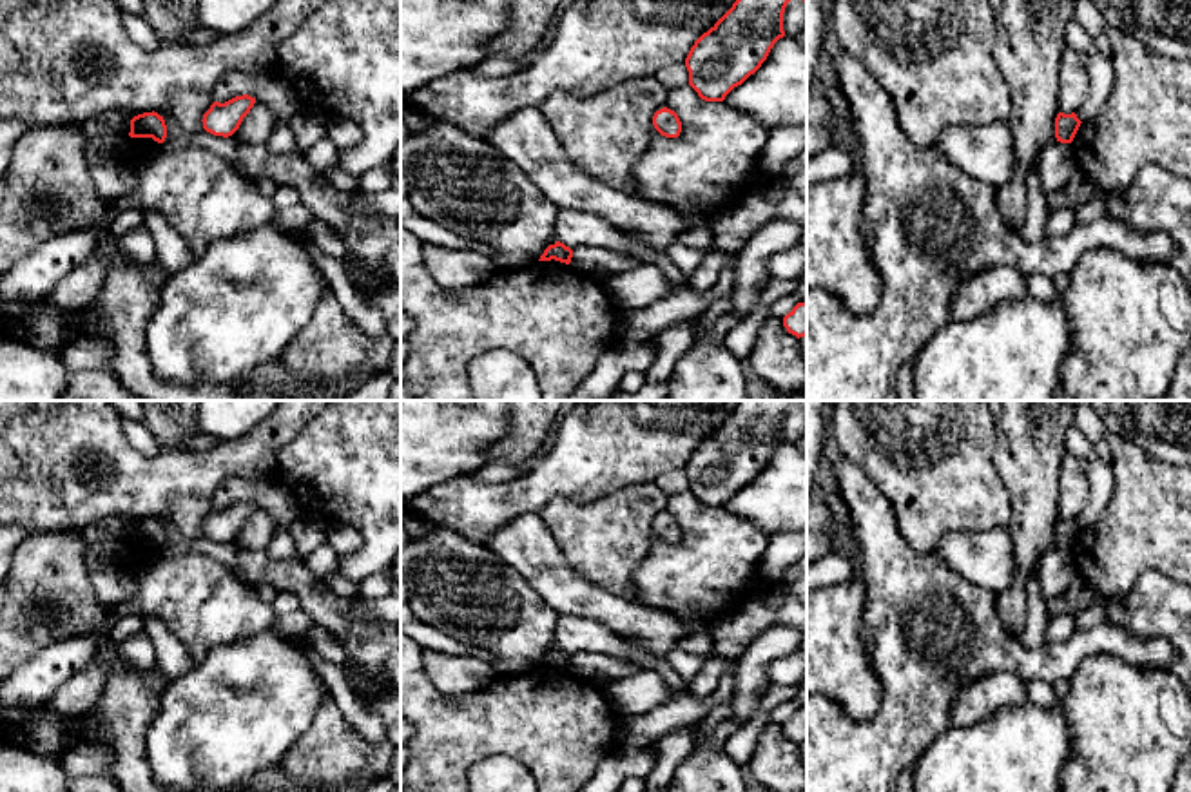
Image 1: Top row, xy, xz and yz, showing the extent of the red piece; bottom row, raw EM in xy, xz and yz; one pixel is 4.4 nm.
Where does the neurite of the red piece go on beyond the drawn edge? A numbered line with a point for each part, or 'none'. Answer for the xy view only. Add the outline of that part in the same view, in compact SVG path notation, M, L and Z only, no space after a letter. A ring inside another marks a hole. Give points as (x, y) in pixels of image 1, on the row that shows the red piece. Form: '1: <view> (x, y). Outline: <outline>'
none

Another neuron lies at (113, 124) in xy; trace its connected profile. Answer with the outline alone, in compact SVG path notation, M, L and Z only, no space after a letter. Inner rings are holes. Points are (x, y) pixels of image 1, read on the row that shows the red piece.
M109 111L85 125L87 138L129 138L131 120L132 118L123 112Z

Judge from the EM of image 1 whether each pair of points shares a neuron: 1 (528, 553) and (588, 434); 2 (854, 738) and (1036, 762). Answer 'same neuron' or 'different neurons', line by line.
1: different neurons
2: different neurons

